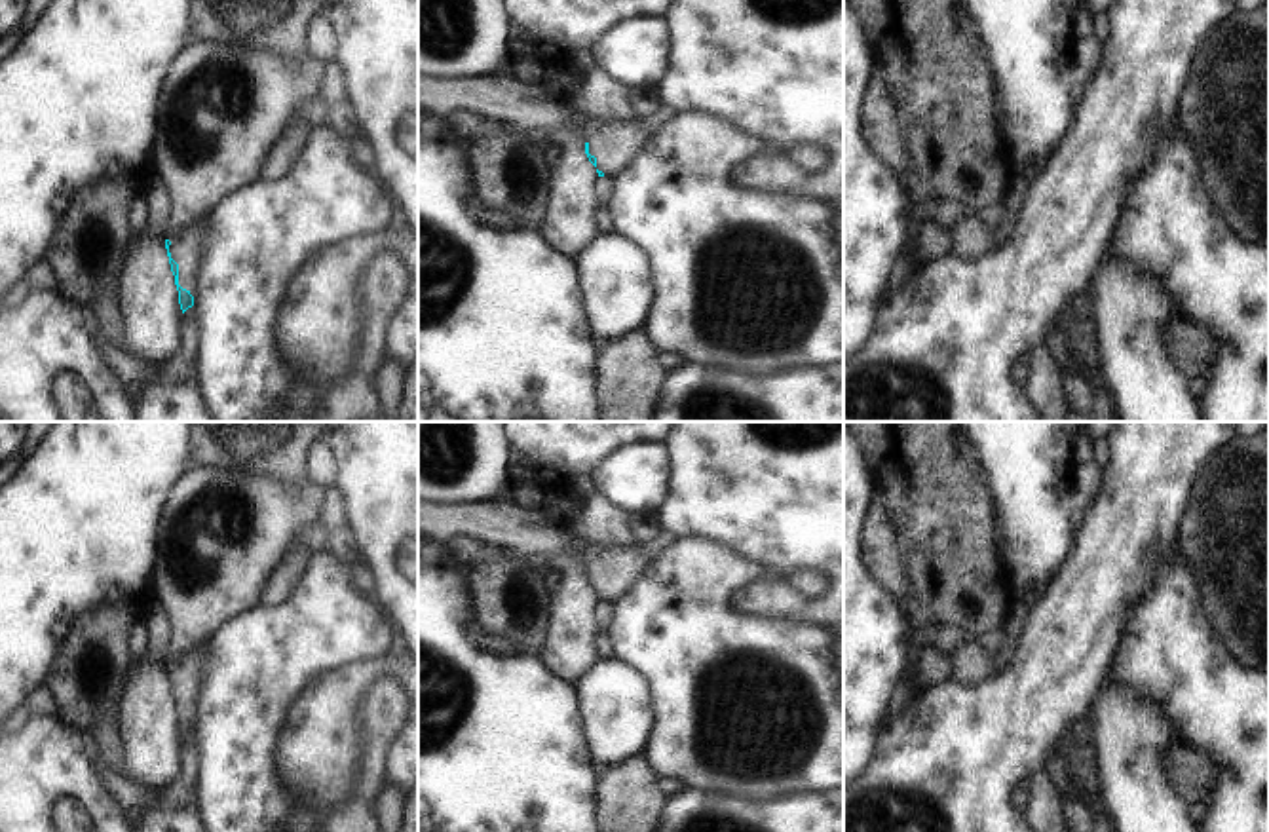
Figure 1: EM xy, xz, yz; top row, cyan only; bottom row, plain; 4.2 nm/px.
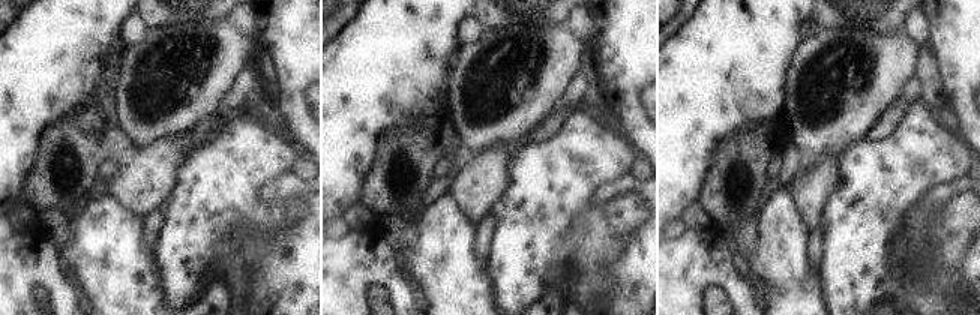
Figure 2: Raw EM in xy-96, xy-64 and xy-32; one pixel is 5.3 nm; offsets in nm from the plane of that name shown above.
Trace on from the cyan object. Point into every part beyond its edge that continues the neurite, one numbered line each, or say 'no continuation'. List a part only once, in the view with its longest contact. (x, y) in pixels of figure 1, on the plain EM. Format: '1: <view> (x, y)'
1: xy (187, 671).

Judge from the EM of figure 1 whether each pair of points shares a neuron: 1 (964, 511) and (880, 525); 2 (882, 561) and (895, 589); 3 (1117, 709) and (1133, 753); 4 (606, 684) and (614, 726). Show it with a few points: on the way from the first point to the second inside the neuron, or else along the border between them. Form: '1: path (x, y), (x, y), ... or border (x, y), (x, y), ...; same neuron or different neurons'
1: border (876, 491), (895, 530), (903, 567); different neurons
2: path (886, 568), (895, 582); same neuron
3: path (1121, 720), (1131, 732), (1133, 741); same neuron
4: path (612, 694), (614, 717); same neuron

